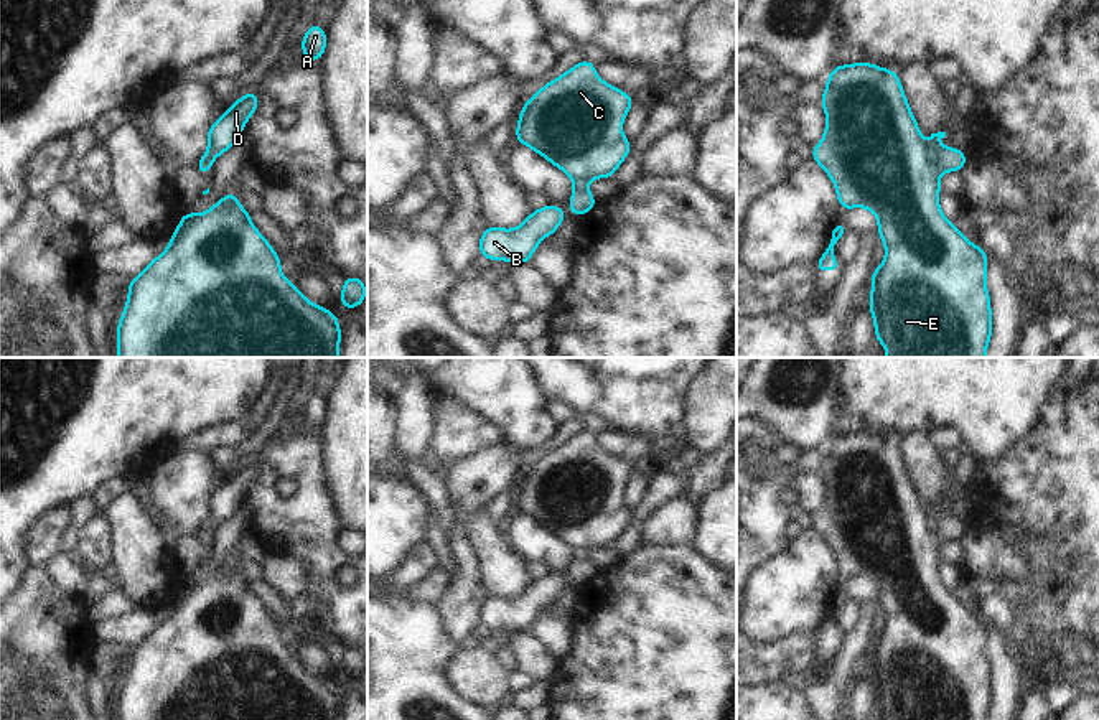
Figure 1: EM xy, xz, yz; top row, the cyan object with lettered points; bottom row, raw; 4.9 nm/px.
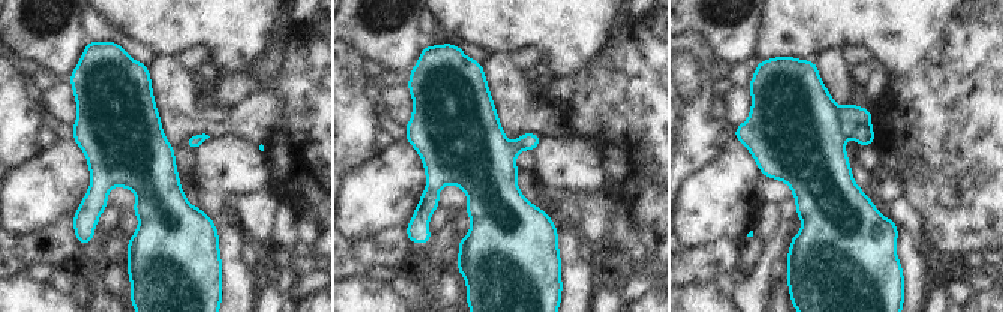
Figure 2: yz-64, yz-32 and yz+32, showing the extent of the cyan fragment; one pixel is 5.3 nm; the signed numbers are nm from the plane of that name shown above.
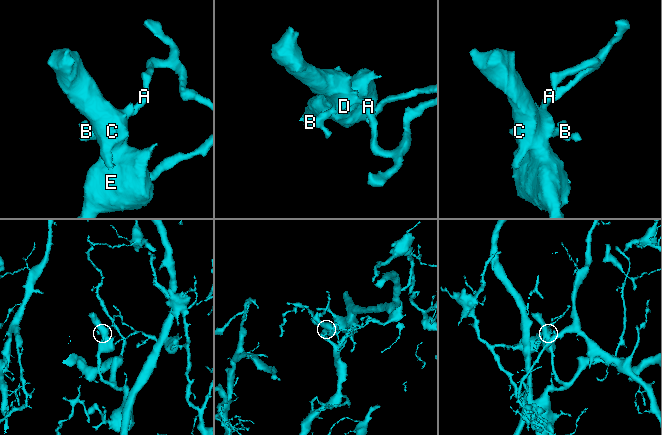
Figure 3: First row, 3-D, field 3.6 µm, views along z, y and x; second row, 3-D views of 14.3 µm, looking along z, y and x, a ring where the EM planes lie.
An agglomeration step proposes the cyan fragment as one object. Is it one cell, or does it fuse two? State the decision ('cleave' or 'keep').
cleave

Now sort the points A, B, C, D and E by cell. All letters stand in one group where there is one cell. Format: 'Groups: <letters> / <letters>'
Groups: A D / B C E

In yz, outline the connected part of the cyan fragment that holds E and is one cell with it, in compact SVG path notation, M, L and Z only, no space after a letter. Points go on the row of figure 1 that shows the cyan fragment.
M868 63L834 66L821 105L827 114L827 127L821 143L812 147L812 160L832 178L842 209L862 206L878 217L878 236L886 247L885 264L873 269L870 297L875 334L885 346L886 358L985 358L992 334L990 298L985 288L987 255L942 216L938 203L939 175L961 171L967 155L947 147L939 152L936 165L928 160L896 71Z

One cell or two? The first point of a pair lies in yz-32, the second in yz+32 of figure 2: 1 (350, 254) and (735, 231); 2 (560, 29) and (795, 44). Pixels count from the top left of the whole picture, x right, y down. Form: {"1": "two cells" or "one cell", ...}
{"1": "two cells", "2": "one cell"}

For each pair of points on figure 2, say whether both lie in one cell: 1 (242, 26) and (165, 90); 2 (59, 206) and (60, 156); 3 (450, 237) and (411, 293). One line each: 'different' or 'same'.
1: different
2: same
3: same

